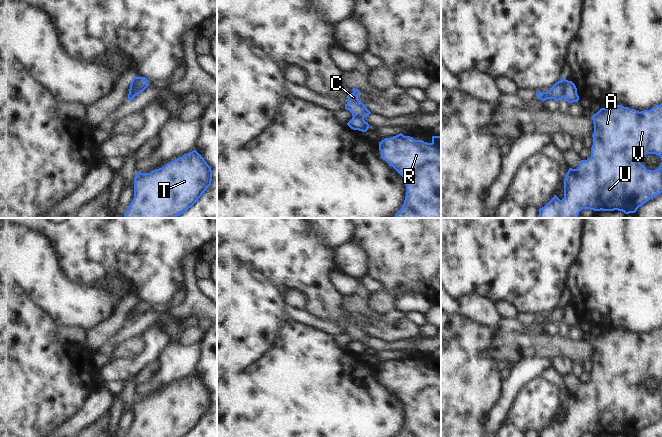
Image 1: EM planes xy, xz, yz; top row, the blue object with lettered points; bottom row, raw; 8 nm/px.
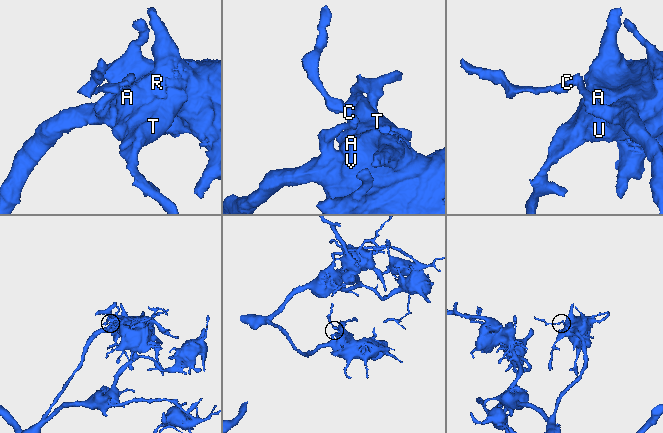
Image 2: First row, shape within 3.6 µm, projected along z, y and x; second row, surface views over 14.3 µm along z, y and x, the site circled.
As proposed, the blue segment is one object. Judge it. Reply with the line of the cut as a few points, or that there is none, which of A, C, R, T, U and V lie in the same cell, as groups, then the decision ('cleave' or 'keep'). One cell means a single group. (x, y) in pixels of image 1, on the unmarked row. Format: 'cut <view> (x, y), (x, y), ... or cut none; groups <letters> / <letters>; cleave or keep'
cut yz (566, 304), (562, 321); groups A R T U V / C; cleave

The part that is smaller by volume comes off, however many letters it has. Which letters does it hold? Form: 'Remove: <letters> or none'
Remove: C

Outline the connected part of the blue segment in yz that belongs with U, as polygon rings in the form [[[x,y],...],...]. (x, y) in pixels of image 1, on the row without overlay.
[[[662,328],[656,329],[650,334],[636,335],[622,329],[613,329],[611,331],[601,332],[596,338],[592,340],[594,348],[593,369],[591,371],[591,381],[587,384],[581,384],[577,393],[569,392],[564,403],[564,422],[560,424],[556,419],[542,432],[539,437],[579,437],[583,433],[590,433],[594,435],[622,435],[624,437],[635,437],[639,431],[645,428],[651,422],[662,417],[662,386],[657,394],[647,394],[640,384],[646,378],[656,378],[662,384]]]

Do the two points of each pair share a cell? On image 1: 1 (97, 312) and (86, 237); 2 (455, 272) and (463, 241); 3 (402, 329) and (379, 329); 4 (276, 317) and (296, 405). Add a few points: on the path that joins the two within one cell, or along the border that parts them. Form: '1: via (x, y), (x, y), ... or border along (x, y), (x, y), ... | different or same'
1: border along (116, 279), (101, 285), (82, 285), (70, 280) | different
2: via (463, 264), (463, 249) | same
3: via (396, 329), (385, 329) | same
4: border along (290, 320), (283, 325), (274, 345), (267, 352) | different

